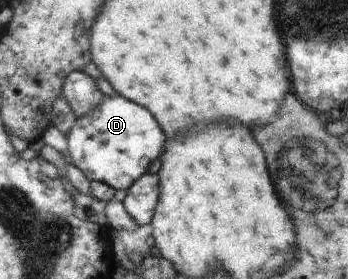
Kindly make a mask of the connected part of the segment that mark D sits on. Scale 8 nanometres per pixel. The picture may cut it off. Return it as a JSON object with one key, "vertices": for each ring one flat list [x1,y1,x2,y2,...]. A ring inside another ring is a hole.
{"vertices":[[120,94,104,96,101,107,96,106,86,117,78,117,74,127,65,135,68,155,90,181,110,185,116,191,128,191,152,159,158,159,166,149,168,141,164,139,160,126,153,114,141,104]]}

